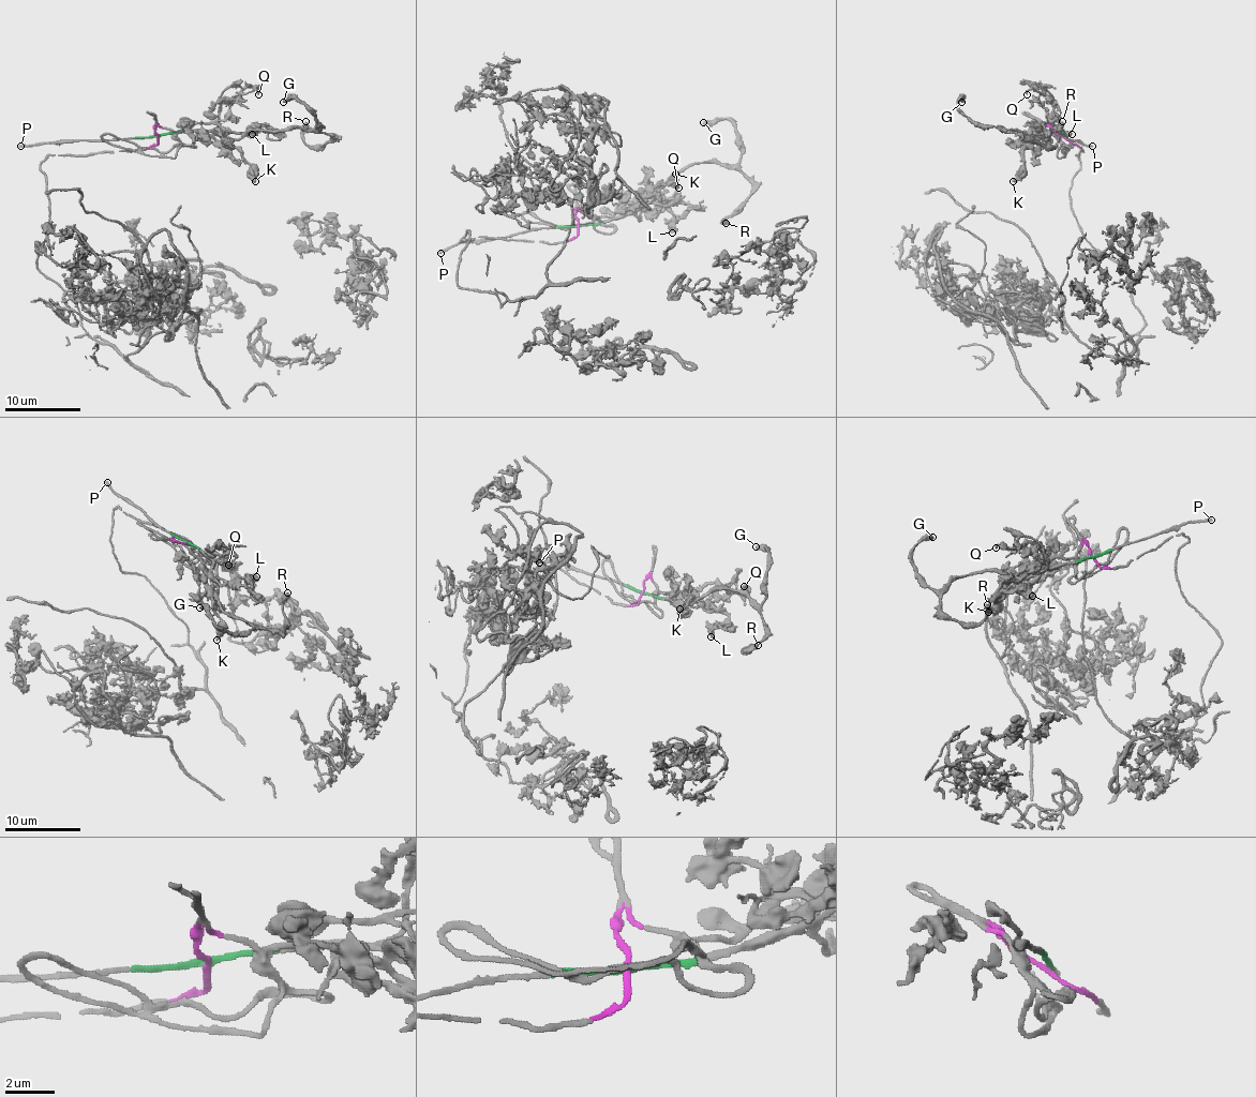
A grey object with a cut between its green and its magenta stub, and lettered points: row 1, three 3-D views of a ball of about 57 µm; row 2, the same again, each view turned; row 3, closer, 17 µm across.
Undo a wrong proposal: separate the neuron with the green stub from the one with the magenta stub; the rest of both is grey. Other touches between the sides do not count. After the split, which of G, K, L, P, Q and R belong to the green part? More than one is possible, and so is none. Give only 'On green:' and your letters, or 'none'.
On green: G, P, R

